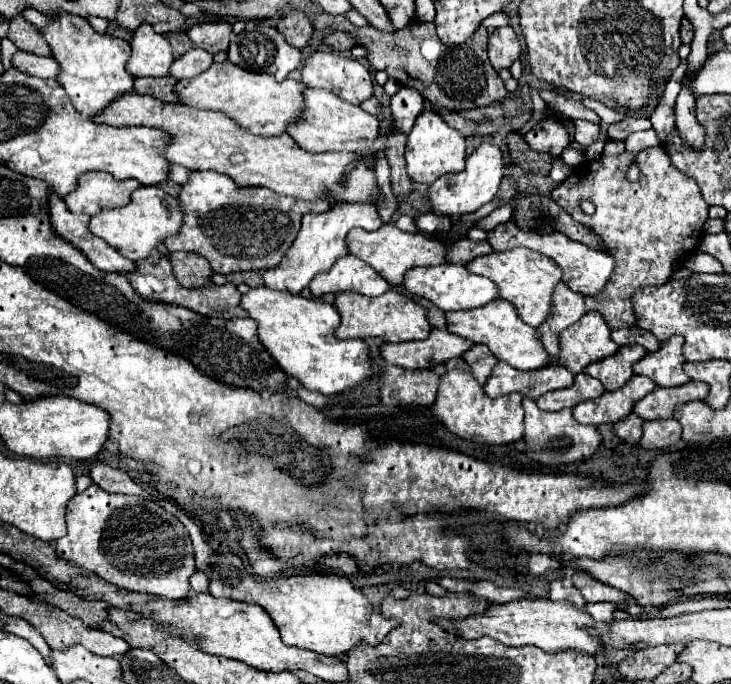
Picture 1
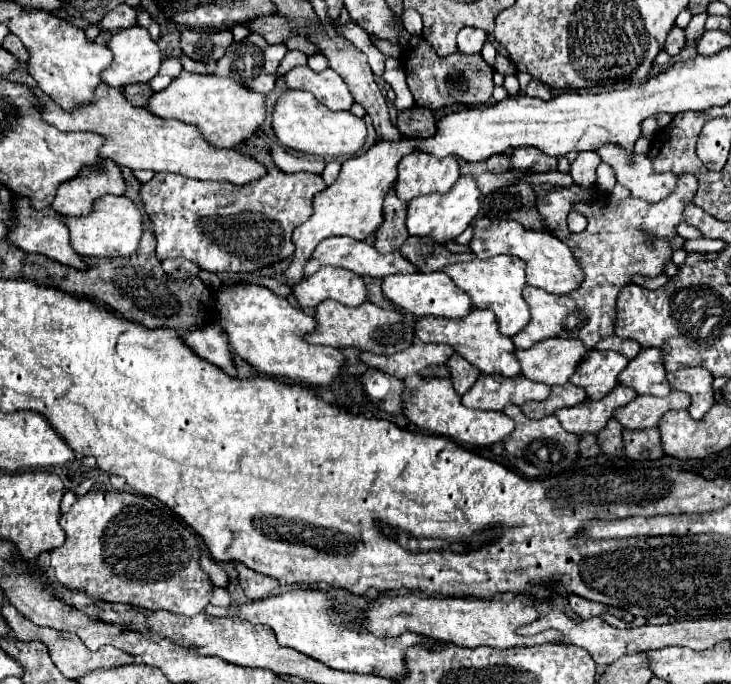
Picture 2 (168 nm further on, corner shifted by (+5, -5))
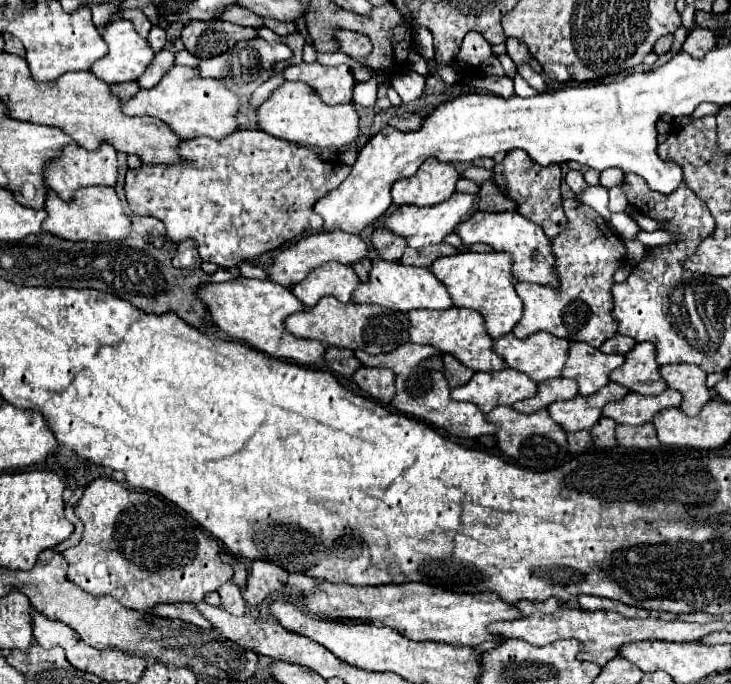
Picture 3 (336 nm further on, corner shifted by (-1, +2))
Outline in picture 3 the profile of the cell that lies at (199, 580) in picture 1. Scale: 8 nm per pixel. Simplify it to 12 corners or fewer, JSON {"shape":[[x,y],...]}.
{"shape":[[232,581],[218,589],[222,607],[244,615],[246,601]]}

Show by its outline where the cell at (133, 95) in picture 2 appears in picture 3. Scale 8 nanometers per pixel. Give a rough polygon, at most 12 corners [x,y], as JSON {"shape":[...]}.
{"shape":[[136,81],[118,83],[110,87],[122,101],[132,99],[140,85]]}

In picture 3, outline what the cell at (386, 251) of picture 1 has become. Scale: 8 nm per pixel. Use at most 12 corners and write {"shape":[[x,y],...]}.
{"shape":[[320,231],[284,249],[268,269],[288,287],[322,263],[366,259],[358,235]]}

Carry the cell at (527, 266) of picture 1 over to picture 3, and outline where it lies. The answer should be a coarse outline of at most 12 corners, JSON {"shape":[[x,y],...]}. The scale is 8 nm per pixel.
{"shape":[[512,255],[440,257],[430,271],[456,307],[476,309],[490,337],[508,335],[524,303]]}

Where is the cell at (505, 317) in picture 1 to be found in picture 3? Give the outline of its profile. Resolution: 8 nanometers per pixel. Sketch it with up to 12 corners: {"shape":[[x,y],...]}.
{"shape":[[414,309],[410,341],[452,353],[474,371],[500,371],[474,309]]}

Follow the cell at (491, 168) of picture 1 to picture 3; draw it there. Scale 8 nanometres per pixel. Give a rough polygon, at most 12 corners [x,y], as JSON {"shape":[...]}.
{"shape":[[454,193],[432,207],[402,205],[386,227],[414,249],[440,245],[474,205]]}

